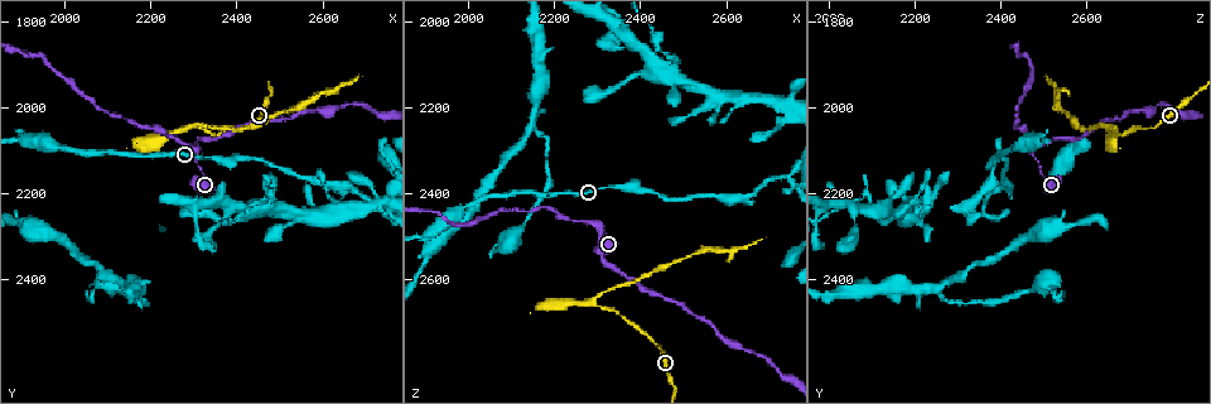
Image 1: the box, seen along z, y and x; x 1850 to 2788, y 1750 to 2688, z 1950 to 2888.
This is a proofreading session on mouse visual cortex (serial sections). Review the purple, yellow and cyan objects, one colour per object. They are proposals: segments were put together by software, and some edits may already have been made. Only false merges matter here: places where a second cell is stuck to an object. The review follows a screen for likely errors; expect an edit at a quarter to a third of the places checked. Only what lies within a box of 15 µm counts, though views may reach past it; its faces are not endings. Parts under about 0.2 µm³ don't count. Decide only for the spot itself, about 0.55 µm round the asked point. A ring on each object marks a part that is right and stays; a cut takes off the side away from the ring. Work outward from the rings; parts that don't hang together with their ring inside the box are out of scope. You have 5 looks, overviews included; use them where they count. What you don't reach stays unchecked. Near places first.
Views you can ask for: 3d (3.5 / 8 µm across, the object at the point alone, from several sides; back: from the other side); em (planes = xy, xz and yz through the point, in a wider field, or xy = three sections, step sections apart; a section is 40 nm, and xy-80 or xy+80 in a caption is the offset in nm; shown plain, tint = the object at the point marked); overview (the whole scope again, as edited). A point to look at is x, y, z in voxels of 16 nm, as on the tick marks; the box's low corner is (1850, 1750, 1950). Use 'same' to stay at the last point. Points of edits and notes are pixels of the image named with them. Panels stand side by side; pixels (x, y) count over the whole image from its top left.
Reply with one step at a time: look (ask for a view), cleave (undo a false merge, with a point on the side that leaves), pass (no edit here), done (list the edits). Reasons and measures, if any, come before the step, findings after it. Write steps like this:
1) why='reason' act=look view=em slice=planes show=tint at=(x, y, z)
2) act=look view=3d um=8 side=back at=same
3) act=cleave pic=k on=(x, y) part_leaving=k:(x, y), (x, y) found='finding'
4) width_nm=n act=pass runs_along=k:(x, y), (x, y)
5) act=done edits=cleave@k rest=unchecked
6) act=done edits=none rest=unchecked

why='three arms meet' act=look view=3d um=3.5 at=(2290, 2040, 2660)

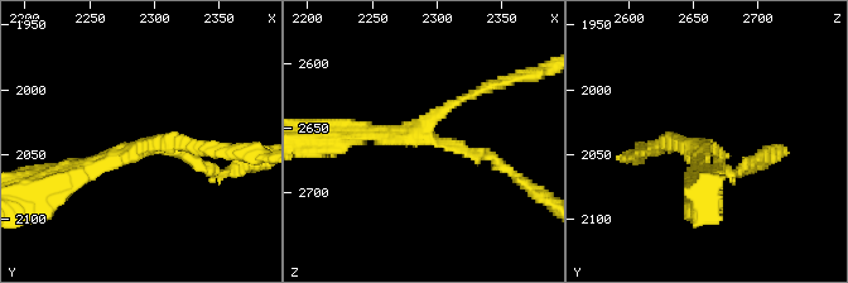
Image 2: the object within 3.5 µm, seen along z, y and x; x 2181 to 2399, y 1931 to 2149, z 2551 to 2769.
why='now the EM' act=look view=em slice=xy step=3 show=tint at=(2294, 2044, 2654)

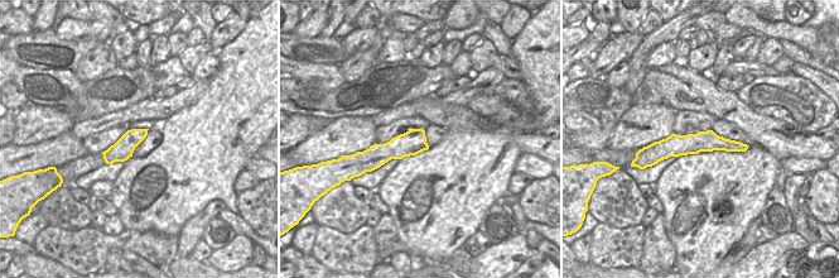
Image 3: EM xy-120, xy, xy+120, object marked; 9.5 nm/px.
why='another direction' act=look view=em slice=planes show=tint at=same

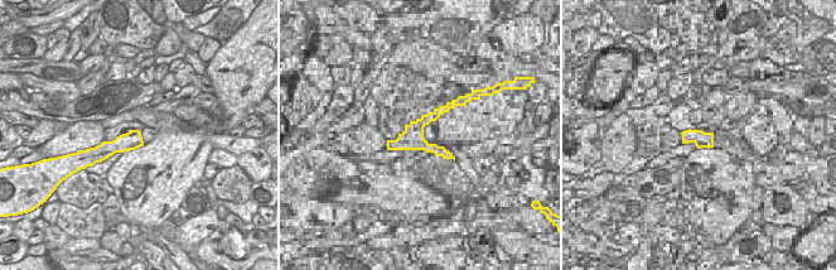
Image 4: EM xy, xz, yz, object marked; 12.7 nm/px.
arm_widths_nm=150,150,200 act=pass runs_along=2:(496, 162), (427, 133), (353, 130) found='continuous, no second cell'

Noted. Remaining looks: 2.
why='a fork' act=look view=3d um=3.5 side=back at=(2300, 2105, 2475)

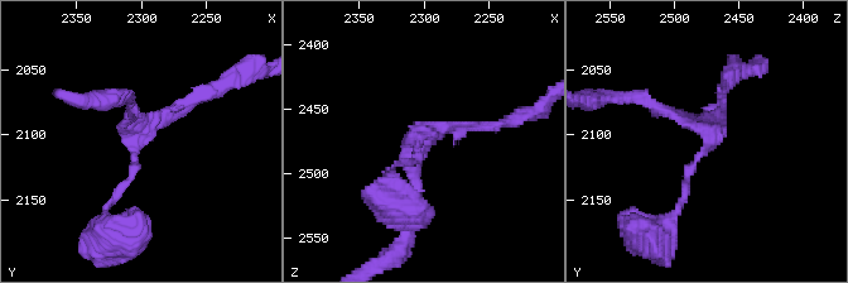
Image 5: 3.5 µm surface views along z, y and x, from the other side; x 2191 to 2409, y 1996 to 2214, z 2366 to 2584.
why='need the tissue' act=look view=em slice=xy step=1 show=tint at=(2306, 2098, 2470)

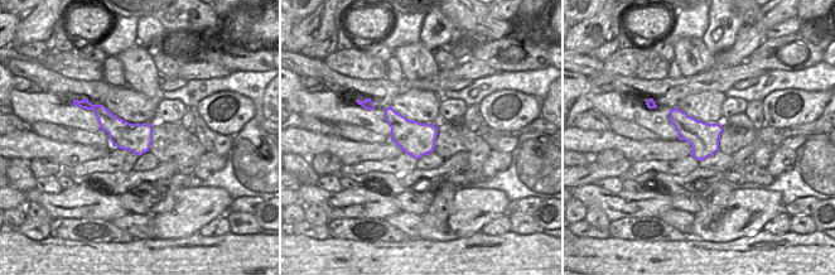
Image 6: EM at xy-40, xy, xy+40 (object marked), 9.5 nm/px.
act=pass runs_along=5:(682, 204), (711, 134), (644, 95) found='continuous, no second cell'

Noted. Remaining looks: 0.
act=done edits=none rest=unchecked

